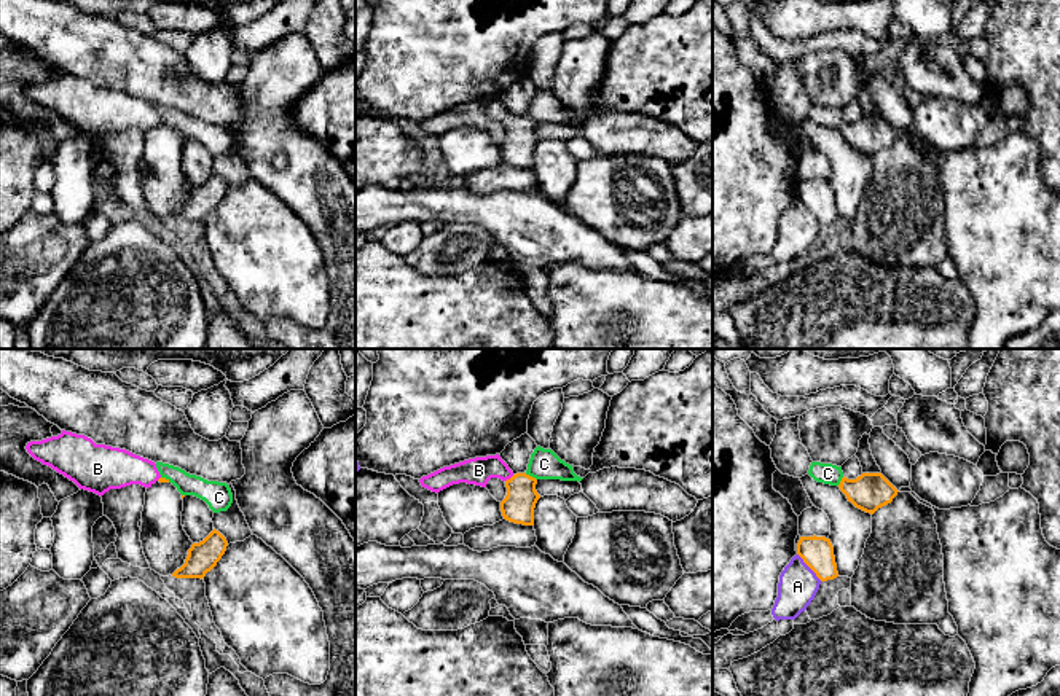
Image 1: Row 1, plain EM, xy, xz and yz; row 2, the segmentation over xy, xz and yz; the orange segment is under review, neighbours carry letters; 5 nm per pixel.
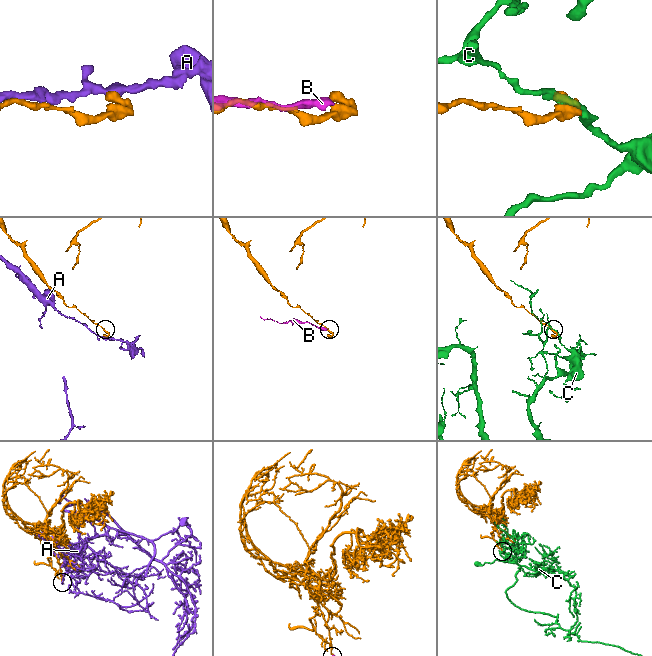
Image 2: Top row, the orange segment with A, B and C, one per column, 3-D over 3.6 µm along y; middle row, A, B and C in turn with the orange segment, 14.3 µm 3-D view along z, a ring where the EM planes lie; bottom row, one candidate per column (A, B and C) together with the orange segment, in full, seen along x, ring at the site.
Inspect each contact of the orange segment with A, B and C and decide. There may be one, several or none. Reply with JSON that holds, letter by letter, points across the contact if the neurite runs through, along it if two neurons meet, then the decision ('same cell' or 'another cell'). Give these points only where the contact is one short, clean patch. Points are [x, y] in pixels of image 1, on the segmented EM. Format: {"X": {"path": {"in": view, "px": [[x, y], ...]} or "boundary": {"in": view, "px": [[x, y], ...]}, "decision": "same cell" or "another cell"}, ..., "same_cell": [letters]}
{"A": {"boundary": {"in": "yz", "px": [[797, 553], [821, 580]]}, "decision": "another cell"}, "B": {"path": {"in": "xz", "px": [[518, 505], [518, 488], [510, 478], [501, 470], [478, 470]]}, "decision": "same cell"}, "C": {"decision": "another cell"}, "same_cell": ["B"]}

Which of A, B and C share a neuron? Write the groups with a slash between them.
A / B / C

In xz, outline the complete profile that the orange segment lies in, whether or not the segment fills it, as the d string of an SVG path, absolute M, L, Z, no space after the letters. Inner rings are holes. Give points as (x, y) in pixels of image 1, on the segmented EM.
M499 454L469 459L450 467L443 467L419 479L421 486L440 492L453 484L467 483L486 487L491 478L505 483L507 495L501 502L504 519L534 526L534 508L540 495L536 491L537 479L526 473L513 473Z

